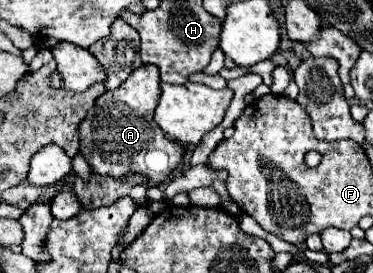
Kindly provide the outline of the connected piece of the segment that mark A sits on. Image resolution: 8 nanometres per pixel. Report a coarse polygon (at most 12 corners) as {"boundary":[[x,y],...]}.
{"boundary":[[140,65],[94,101],[80,153],[98,175],[162,183],[184,145],[154,121],[160,77]]}

